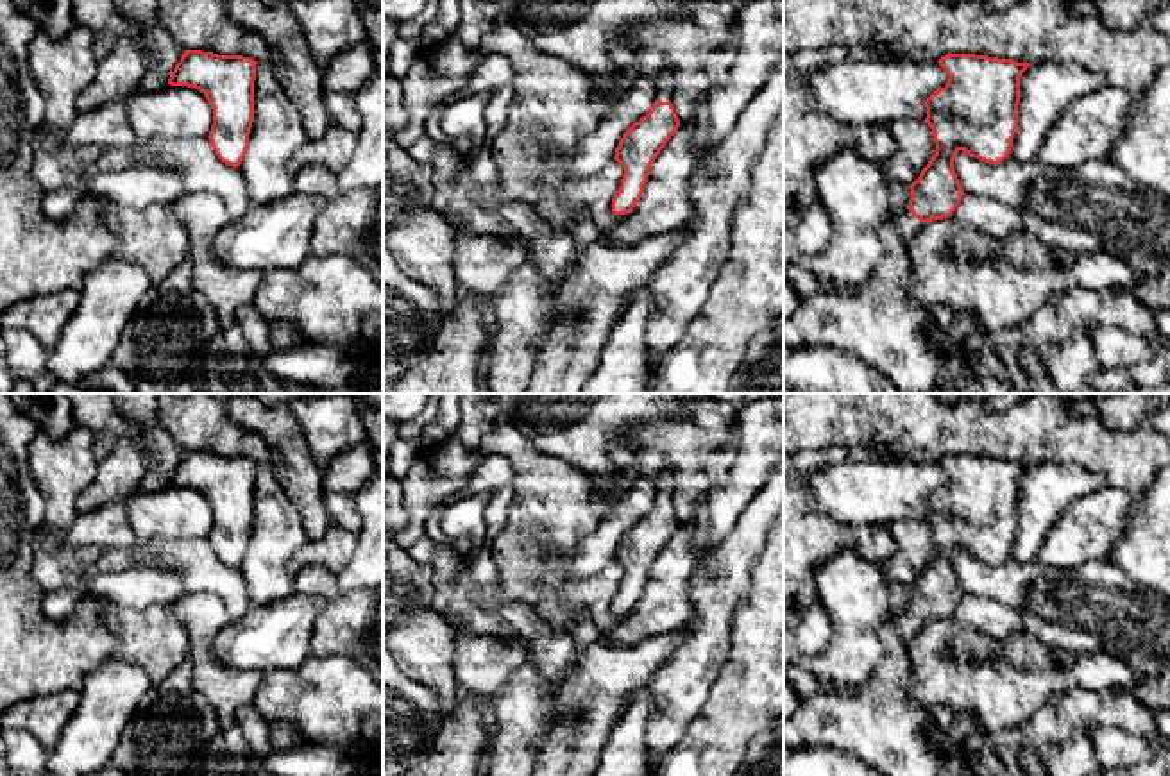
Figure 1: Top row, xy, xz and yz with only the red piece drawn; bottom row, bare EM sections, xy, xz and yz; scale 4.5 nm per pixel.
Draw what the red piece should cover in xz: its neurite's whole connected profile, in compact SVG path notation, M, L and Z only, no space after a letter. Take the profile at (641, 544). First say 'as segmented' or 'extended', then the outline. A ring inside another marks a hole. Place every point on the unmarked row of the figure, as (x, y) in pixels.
extended; M666 468L653 483L657 488L653 508L623 535L615 549L614 560L624 569L621 586L612 601L612 613L615 617L628 615L637 606L653 561L680 527L671 504L674 470Z

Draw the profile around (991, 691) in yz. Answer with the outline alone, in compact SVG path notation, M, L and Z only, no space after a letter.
M964 595L948 619L925 622L905 644L905 688L920 708L945 706L1000 731L1025 726L1052 697L1070 690L1136 685L1129 665L1100 651L1052 647L1054 660L1039 669L1016 669L1005 656L959 662L950 654L950 640L964 628L1007 640L1023 624L1014 610L975 595Z

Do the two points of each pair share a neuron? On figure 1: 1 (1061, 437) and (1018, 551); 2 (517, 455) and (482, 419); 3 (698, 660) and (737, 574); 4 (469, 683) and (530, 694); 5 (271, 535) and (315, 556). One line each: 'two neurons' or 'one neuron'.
1: two neurons
2: two neurons
3: one neuron
4: two neurons
5: two neurons

